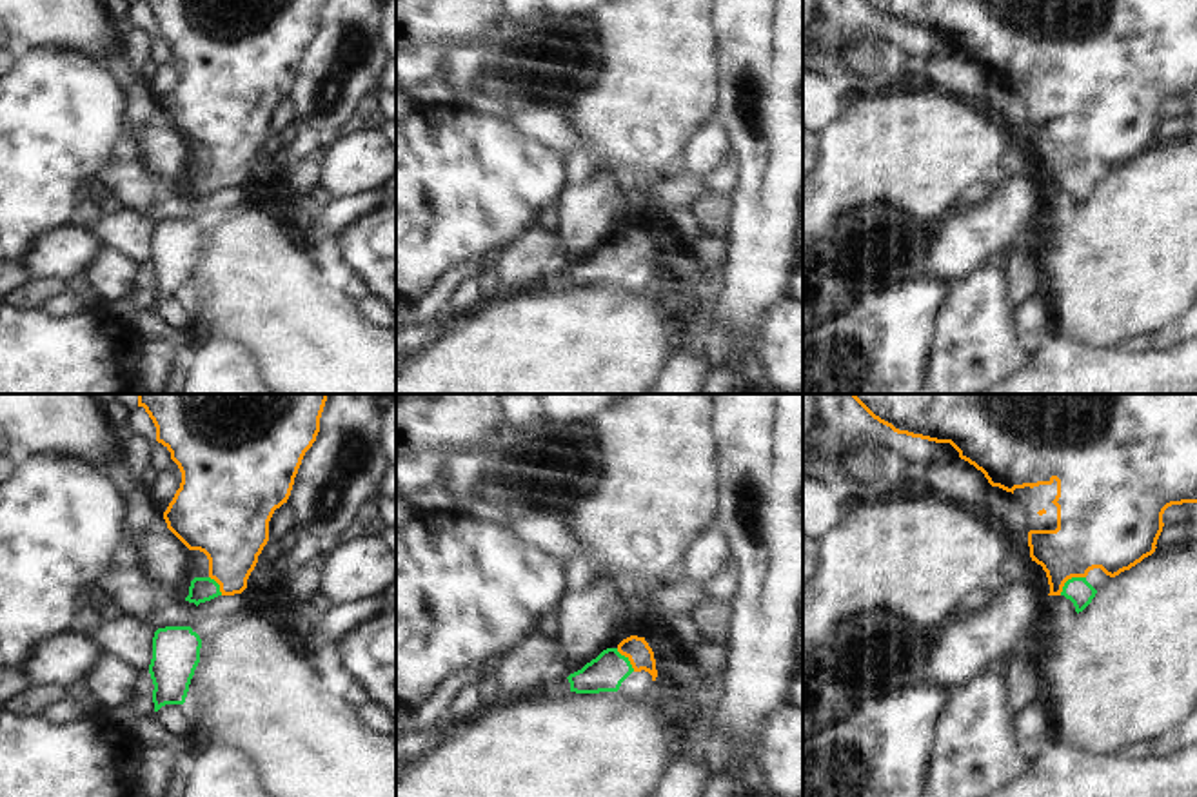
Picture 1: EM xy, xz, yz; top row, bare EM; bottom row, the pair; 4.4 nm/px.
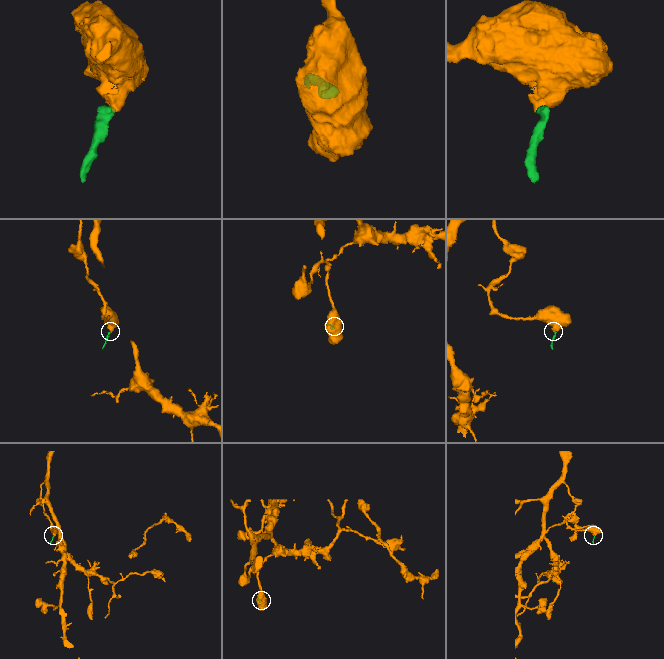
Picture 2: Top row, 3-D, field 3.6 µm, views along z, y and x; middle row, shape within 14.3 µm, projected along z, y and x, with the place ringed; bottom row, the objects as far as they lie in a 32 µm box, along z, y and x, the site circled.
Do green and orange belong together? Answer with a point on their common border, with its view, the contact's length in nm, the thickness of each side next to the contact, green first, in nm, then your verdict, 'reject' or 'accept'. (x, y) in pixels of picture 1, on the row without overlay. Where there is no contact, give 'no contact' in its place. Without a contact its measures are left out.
yz (1068, 173) | 150 nm | 110/340 nm | accept

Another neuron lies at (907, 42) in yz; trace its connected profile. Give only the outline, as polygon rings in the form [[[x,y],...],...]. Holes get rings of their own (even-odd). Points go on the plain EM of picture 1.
[[[817,0],[817,9],[826,18],[830,42],[837,47],[845,47],[868,33],[883,33],[890,38],[892,49],[899,58],[917,56],[932,60],[961,53],[950,36],[897,27],[874,13],[863,0]]]

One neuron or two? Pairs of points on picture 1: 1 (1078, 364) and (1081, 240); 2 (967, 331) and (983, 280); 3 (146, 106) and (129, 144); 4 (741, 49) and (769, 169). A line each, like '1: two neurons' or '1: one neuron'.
1: two neurons
2: one neuron
3: one neuron
4: one neuron

